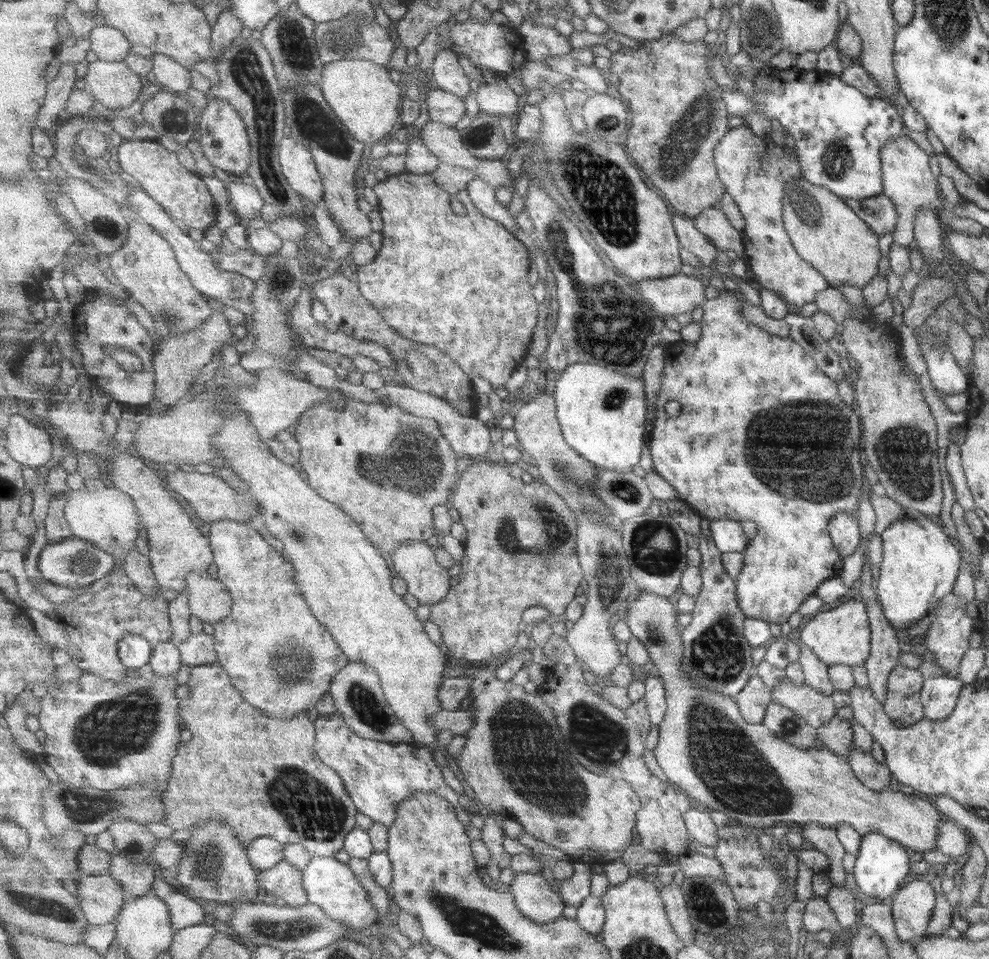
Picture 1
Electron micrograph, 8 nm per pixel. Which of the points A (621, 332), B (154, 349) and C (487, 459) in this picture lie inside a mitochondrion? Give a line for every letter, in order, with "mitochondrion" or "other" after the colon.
A: mitochondrion
B: other
C: other

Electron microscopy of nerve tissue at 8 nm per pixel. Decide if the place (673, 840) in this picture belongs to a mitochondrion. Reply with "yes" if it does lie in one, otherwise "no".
no

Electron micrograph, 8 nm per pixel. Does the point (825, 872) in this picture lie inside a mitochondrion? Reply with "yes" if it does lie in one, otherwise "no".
no

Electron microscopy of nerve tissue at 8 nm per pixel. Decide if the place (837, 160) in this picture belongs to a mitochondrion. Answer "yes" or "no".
yes

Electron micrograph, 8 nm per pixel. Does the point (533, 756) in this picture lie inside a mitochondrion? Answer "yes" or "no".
yes

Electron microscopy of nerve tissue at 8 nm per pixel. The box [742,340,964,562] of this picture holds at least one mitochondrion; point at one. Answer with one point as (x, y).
(903, 453)

